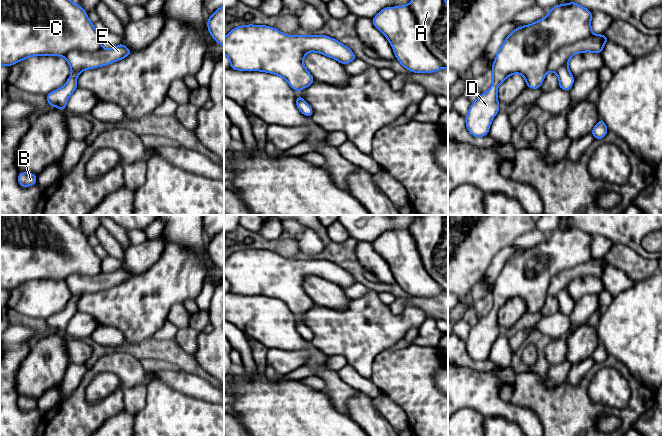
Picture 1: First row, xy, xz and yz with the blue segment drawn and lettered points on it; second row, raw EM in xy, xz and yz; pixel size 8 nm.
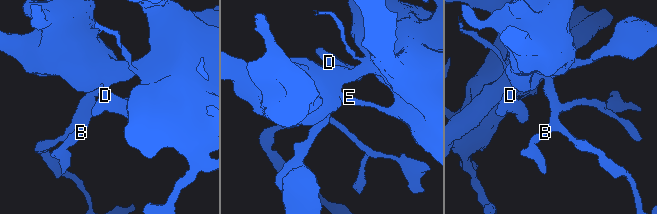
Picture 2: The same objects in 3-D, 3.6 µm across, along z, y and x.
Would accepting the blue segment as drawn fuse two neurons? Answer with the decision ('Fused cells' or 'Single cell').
Fused cells

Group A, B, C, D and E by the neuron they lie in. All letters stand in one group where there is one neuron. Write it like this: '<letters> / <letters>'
A B C D / E

